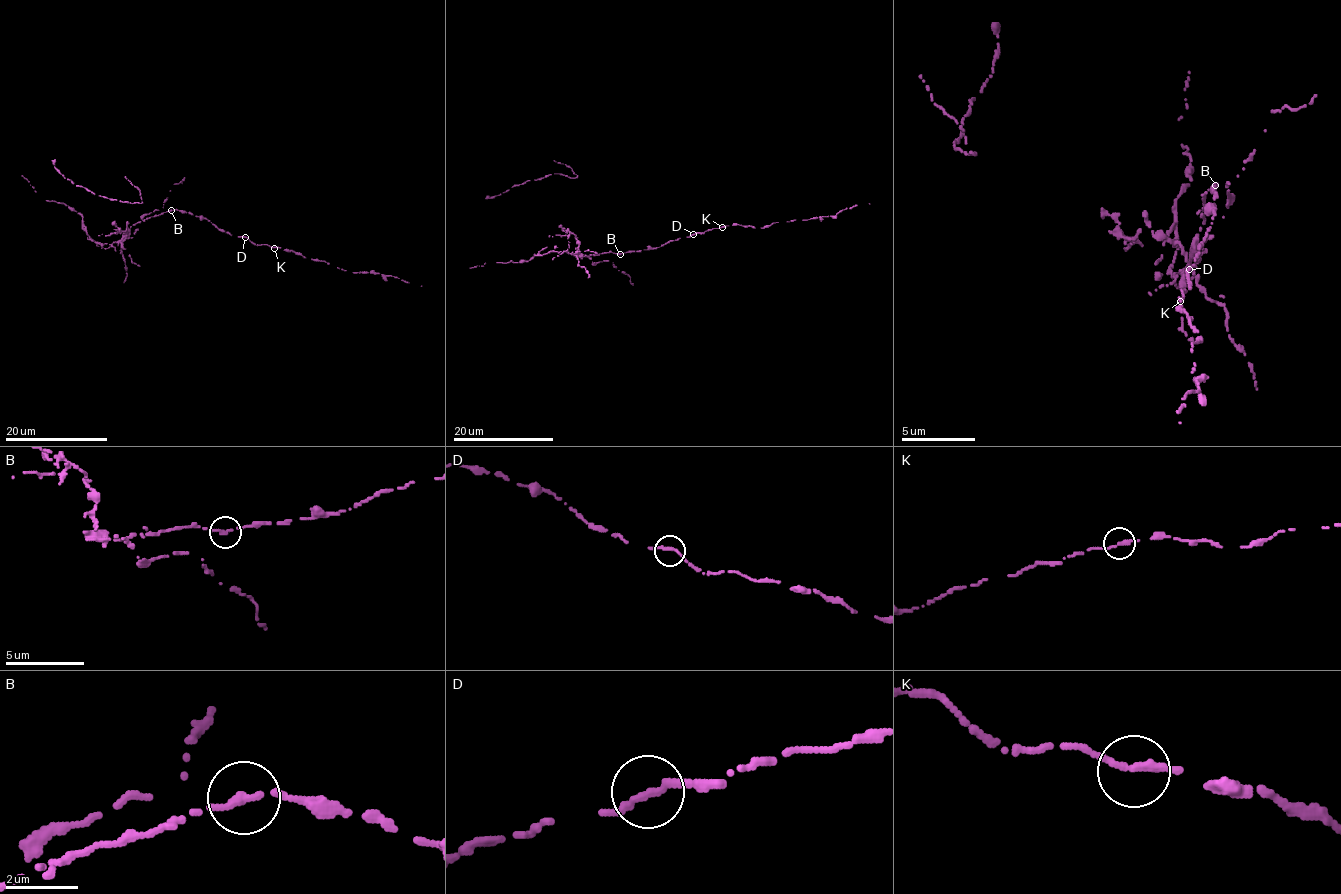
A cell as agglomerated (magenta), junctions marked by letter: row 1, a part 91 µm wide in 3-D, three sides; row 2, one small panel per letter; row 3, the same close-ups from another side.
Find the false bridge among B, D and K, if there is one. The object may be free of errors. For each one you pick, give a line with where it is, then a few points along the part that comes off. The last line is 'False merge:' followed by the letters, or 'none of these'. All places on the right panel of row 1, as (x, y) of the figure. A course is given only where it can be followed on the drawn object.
B: place (1215, 185)
False merge: B

